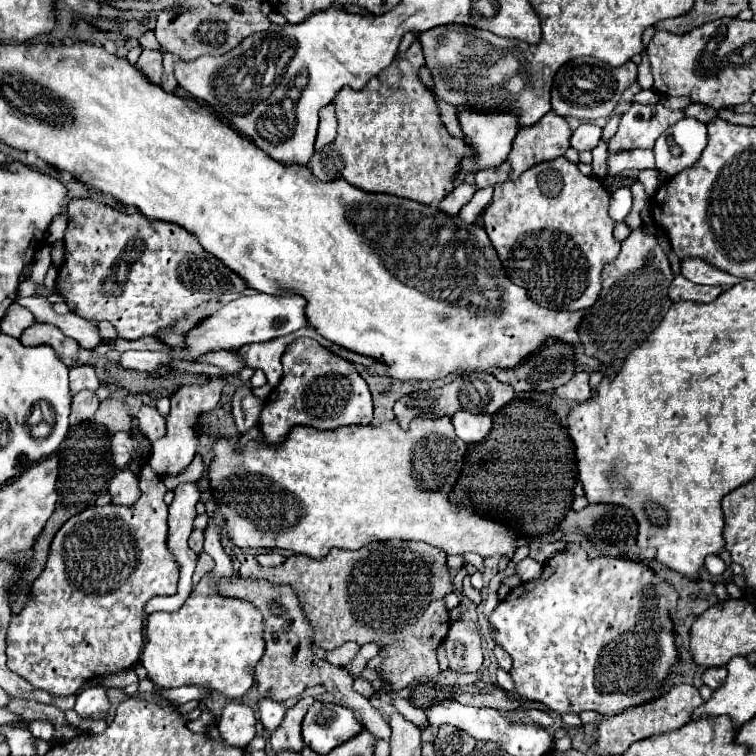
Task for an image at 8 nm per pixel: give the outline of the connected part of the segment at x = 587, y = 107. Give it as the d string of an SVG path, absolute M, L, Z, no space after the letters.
M575 57L565 63L553 81L551 89L551 105L553 111L561 117L577 117L595 121L601 117L609 117L617 107L625 89L629 89L637 79L637 65L627 61L621 67L611 67L595 57Z

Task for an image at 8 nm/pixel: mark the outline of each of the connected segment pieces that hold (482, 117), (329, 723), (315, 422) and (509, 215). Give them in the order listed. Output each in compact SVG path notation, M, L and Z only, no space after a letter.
M457 109L457 121L465 133L465 139L479 151L477 157L463 161L463 171L459 171L459 177L455 179L455 185L461 185L469 171L481 171L485 167L495 169L507 159L511 145L513 145L513 139L519 131L519 113L515 113L515 111L477 111L477 109L463 111L463 109Z
M315 701L303 721L303 741L315 753L327 755L331 749L361 733L361 729L363 725L355 719L351 709Z
M307 337L295 339L285 349L281 363L285 369L283 379L271 391L271 395L265 399L265 405L263 405L263 411L259 417L259 429L261 429L263 441L267 445L281 445L283 443L281 439L285 439L289 435L289 429L293 429L297 425L333 431L333 429L339 429L343 425L369 425L373 421L373 401L371 401L371 393L369 393L365 379L355 371L353 363L339 359L337 355L333 355L331 351L321 347L315 339L307 339Z
M565 157L533 165L519 179L495 185L493 201L483 213L483 227L511 281L525 287L539 305L557 311L587 309L597 301L601 293L601 271L621 249L621 243L613 237L613 223L609 217L609 191L597 177L579 173L577 165Z

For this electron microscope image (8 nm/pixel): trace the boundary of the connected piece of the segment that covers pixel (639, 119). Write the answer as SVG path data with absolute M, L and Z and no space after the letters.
M661 103L655 105L631 105L631 109L621 117L619 131L609 141L609 151L631 151L653 147L657 137L665 133L671 125L683 119L683 111L671 111Z

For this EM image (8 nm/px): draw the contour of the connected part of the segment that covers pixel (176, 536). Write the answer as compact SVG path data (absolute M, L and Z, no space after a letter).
M181 483L173 489L175 493L175 499L173 503L169 505L169 539L167 539L167 545L169 545L169 551L173 553L175 561L179 563L181 567L181 577L179 577L179 589L175 595L171 597L153 597L147 605L145 605L145 613L153 613L153 611L177 611L185 599L189 597L191 593L191 577L193 577L193 571L195 571L195 565L197 565L197 555L189 549L187 545L187 539L193 531L193 519L197 517L197 511L195 511L195 505L199 501L199 485L197 483Z

